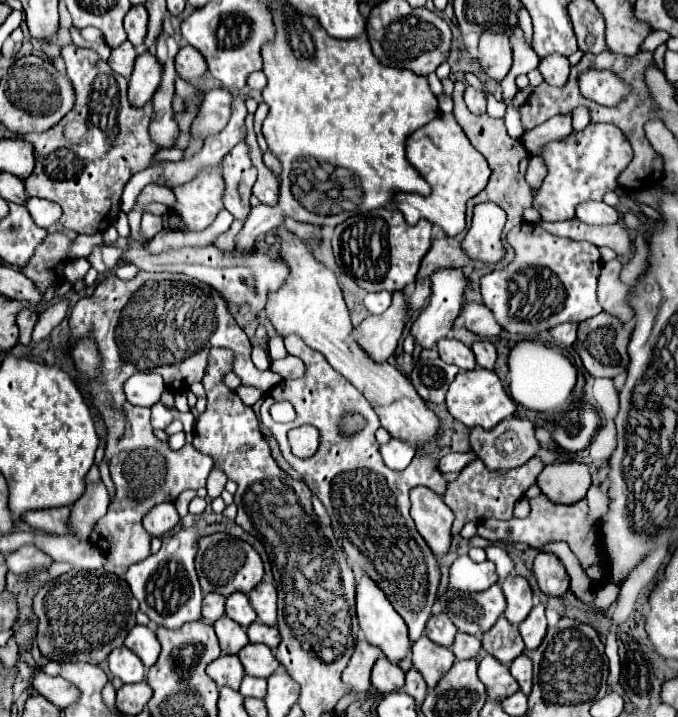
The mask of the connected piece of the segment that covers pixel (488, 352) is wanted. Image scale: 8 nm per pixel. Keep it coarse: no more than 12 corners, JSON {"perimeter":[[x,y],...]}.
{"perimeter":[[479,340],[471,346],[481,368],[493,370],[495,346],[489,340]]}

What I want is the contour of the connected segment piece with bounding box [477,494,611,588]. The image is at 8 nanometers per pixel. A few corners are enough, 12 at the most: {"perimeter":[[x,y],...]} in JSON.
{"perimeter":[[531,498],[525,520],[479,522],[491,542],[539,548],[565,540],[601,588],[611,580],[585,498]]}

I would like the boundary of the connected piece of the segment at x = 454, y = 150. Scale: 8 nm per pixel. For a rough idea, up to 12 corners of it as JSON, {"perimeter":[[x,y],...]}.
{"perimeter":[[451,114],[407,138],[431,194],[393,196],[407,224],[449,236],[491,176]]}

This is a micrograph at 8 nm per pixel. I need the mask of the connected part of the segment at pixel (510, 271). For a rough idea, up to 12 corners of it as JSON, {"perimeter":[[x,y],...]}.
{"perimeter":[[511,228],[515,260],[481,278],[505,330],[539,334],[603,310],[595,244]]}

